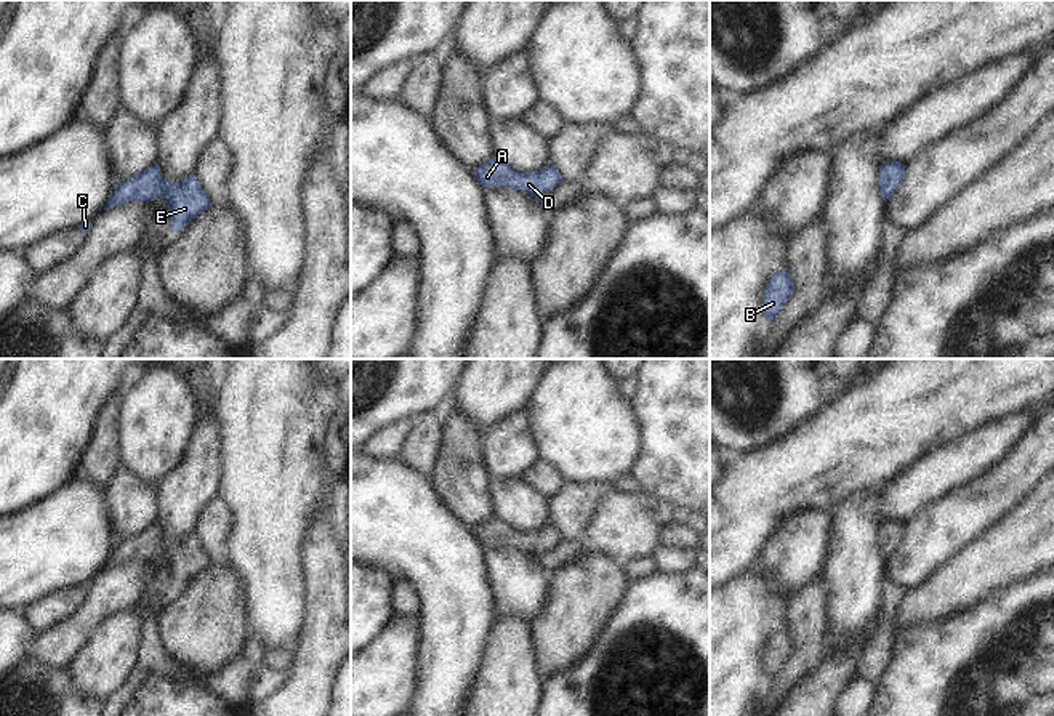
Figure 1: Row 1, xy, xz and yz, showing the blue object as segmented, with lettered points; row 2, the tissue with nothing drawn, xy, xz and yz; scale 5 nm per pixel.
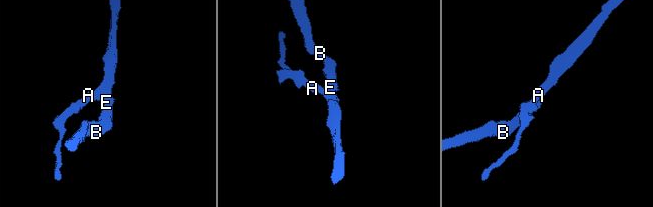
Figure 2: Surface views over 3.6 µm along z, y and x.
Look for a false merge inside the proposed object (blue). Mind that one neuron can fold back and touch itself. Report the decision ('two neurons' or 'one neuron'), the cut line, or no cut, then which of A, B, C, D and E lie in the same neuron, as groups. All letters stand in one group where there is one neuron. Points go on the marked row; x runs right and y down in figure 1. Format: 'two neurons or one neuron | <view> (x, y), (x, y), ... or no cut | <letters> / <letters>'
one neuron | no cut | A B C D E

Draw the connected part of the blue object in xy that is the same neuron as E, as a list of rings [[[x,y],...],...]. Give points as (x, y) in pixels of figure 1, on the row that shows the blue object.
[[[151,165],[135,178],[117,184],[104,210],[135,200],[149,203],[163,197],[171,216],[171,234],[183,231],[211,205],[194,173],[179,183],[170,183],[162,178],[159,165]]]

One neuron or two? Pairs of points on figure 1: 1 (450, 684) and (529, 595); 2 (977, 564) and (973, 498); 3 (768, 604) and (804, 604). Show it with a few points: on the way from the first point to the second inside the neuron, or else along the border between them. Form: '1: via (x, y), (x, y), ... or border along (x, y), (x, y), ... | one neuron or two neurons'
1: border along (489, 579), (494, 609), (498, 615) | two neurons
2: border along (1006, 514), (947, 561) | two neurons
3: border along (790, 601), (785, 625) | two neurons

